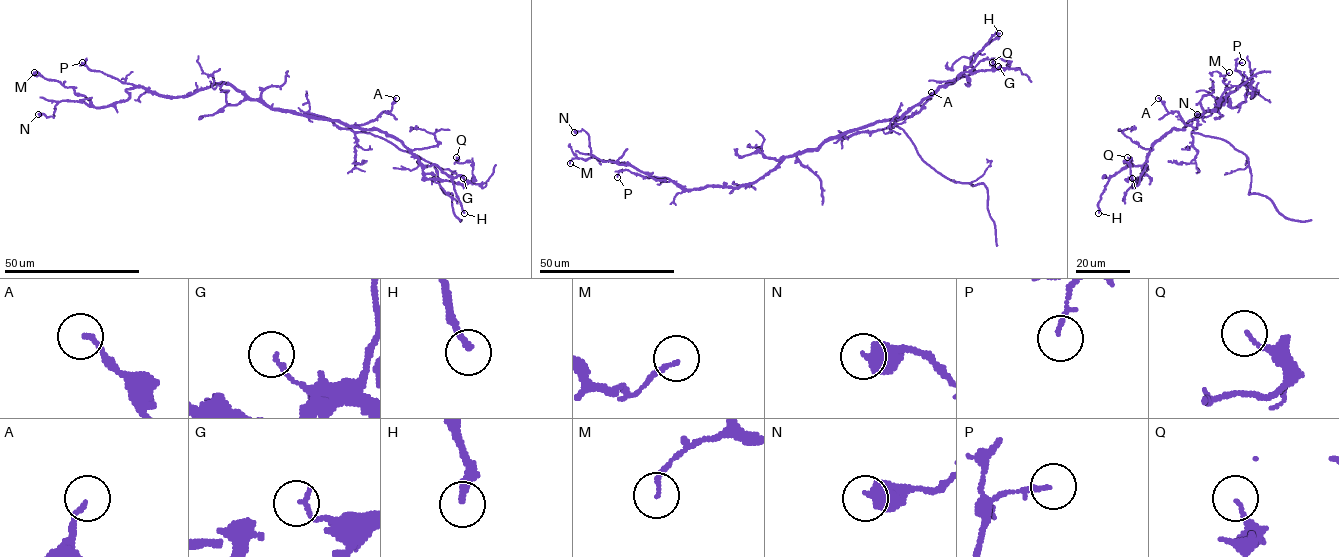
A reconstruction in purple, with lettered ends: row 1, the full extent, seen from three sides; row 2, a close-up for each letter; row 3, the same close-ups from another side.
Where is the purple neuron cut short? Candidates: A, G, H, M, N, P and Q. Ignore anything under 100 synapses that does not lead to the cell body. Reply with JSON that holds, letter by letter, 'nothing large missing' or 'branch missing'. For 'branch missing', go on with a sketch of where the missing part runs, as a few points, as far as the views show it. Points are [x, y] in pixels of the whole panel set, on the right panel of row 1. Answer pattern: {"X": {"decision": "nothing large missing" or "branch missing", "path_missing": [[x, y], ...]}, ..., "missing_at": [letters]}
{"A": {"decision": "nothing large missing"}, "G": {"decision": "nothing large missing"}, "H": {"decision": "nothing large missing"}, "M": {"decision": "nothing large missing"}, "N": {"decision": "nothing large missing"}, "P": {"decision": "nothing large missing"}, "Q": {"decision": "nothing large missing"}, "missing_at": []}

